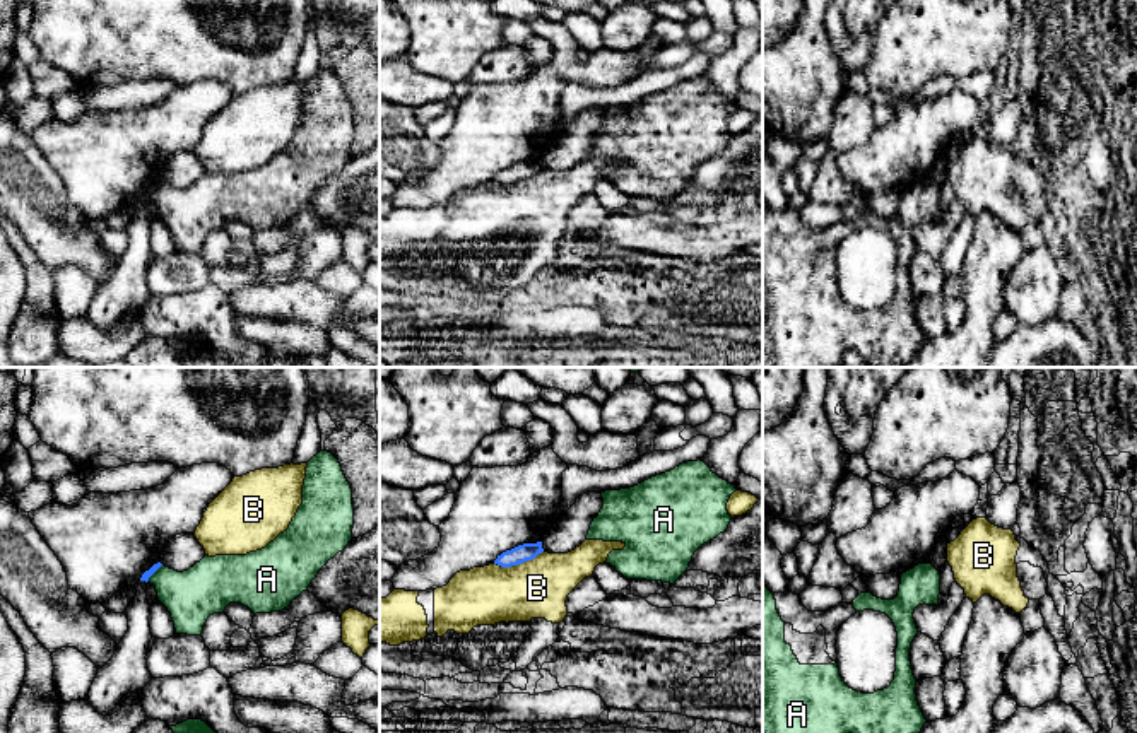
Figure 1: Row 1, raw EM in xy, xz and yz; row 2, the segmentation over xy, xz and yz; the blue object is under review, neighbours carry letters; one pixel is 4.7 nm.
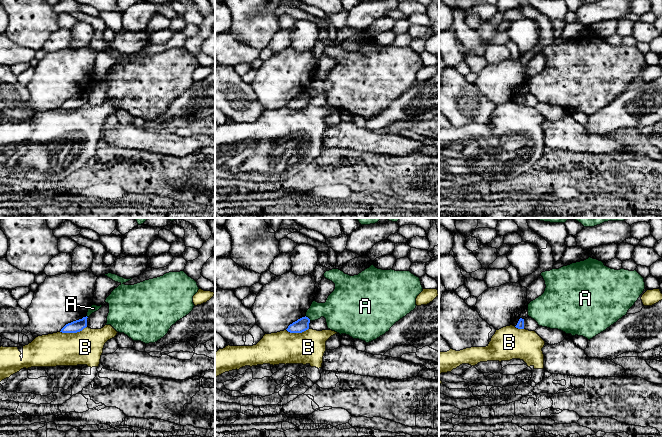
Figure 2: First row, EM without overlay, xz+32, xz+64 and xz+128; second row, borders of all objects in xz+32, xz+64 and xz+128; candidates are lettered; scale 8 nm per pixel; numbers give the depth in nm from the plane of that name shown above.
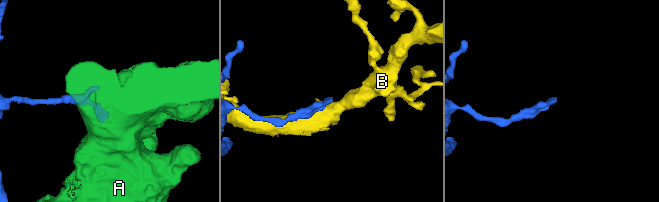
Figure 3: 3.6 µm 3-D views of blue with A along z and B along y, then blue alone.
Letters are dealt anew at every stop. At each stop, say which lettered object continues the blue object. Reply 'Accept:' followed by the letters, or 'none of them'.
Accept: none of them

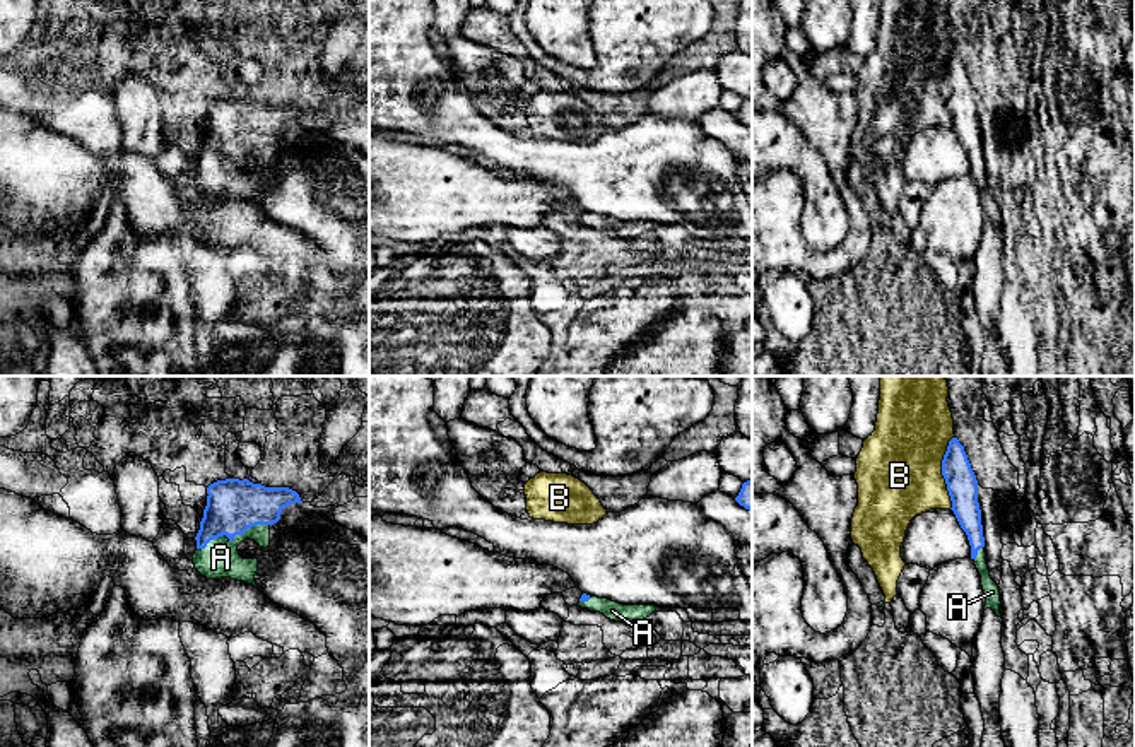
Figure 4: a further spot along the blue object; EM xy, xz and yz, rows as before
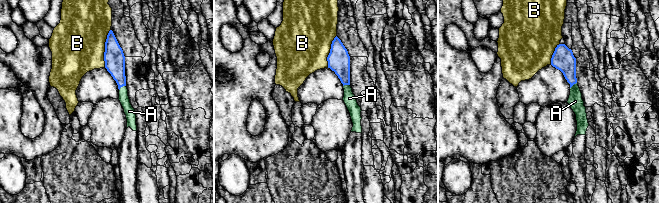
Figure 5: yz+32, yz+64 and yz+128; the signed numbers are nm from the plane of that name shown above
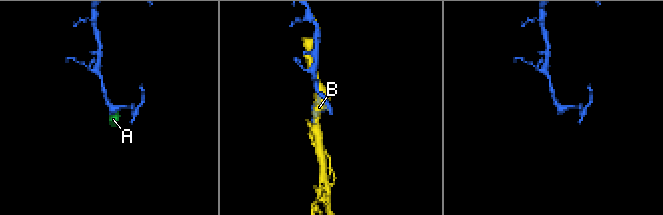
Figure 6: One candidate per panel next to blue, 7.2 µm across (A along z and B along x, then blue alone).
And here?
Accept: A

